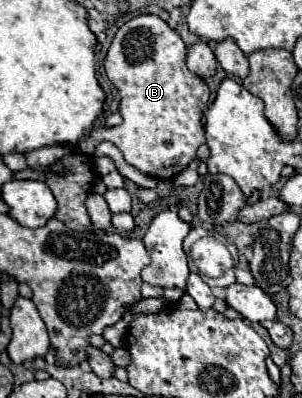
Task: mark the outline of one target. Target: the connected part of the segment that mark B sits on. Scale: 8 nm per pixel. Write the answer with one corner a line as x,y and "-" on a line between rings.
137,16
131,18
127,24
123,24
109,50
105,56
105,72
107,78
113,82
113,86
121,94
119,102
119,112
123,116
123,122
113,128
93,128
91,136
87,136
77,150
81,154
93,156
95,146
99,140
113,142
125,156
125,162
135,166
139,172
157,178
157,180
167,180
171,182
181,170
189,166
189,162
195,158
197,148
205,142
205,130
203,130
203,112
209,106
209,88
207,84
197,76
191,74
189,68
185,66
185,54
187,48
181,40
181,36
167,26
159,16

